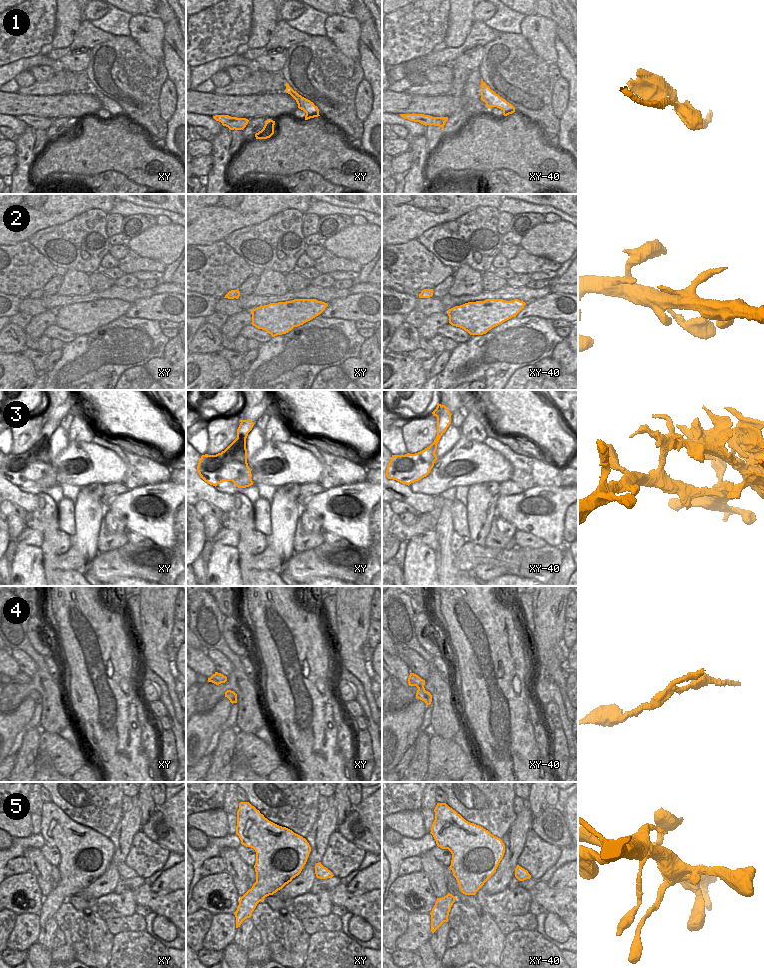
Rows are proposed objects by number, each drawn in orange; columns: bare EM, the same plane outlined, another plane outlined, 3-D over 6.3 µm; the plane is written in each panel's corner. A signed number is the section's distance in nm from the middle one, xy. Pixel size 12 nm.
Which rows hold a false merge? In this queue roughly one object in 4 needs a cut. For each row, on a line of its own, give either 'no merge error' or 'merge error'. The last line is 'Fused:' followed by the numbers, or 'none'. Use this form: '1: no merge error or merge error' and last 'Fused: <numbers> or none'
1: no merge error
2: no merge error
3: merge error
4: merge error
5: no merge error
Fused: 3, 4

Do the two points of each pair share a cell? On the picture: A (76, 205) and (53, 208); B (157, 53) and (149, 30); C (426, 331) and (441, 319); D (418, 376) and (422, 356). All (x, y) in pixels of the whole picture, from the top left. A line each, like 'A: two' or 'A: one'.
A: one
B: one
C: one
D: two

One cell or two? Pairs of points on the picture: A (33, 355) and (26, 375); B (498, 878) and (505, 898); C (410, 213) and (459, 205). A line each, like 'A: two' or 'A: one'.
A: two
B: two
C: one

